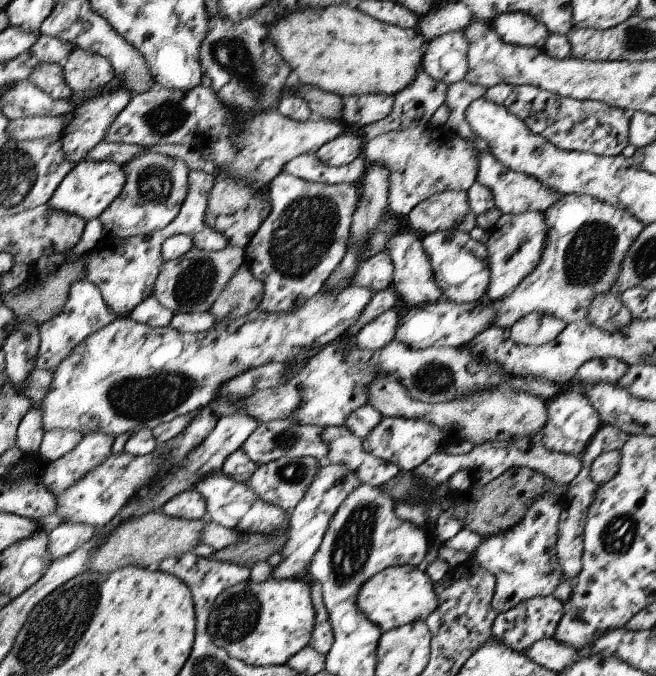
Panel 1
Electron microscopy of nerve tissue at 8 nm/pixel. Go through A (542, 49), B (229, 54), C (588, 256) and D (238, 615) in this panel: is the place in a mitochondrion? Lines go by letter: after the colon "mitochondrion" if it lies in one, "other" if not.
A: other
B: mitochondrion
C: mitochondrion
D: mitochondrion

